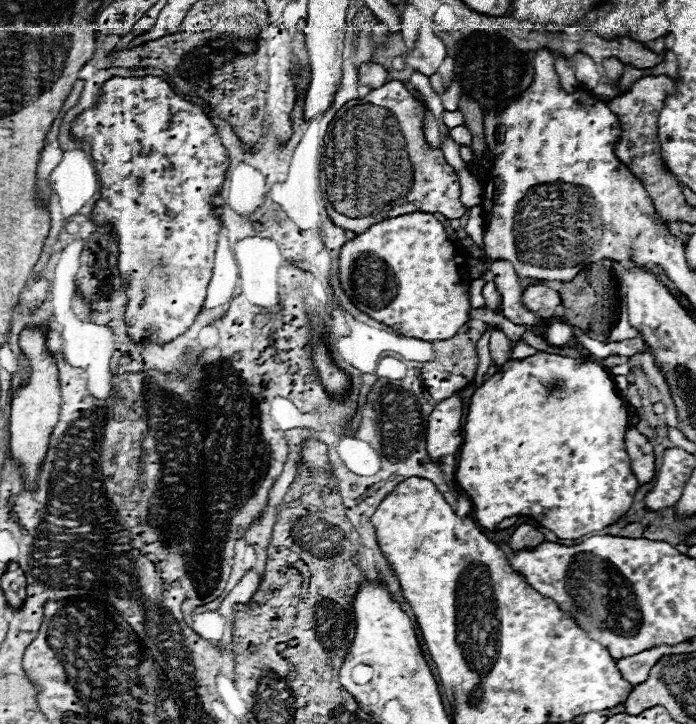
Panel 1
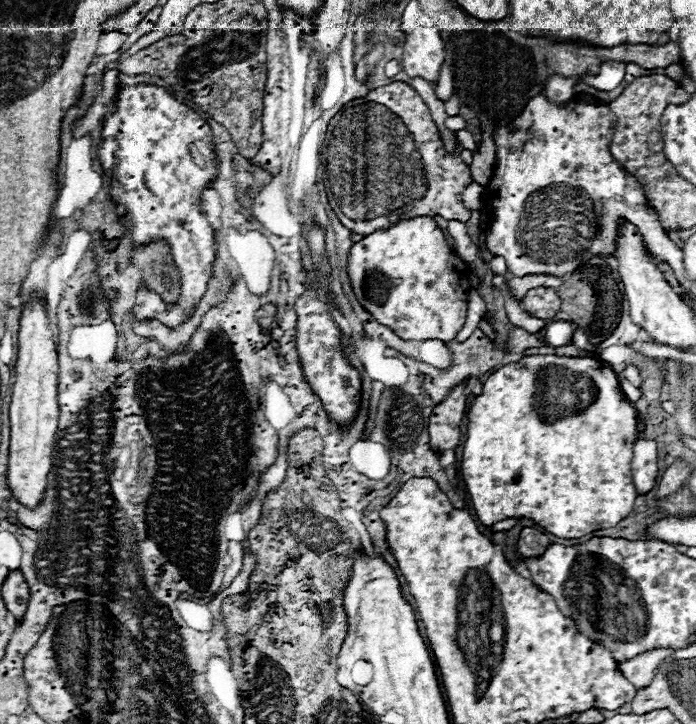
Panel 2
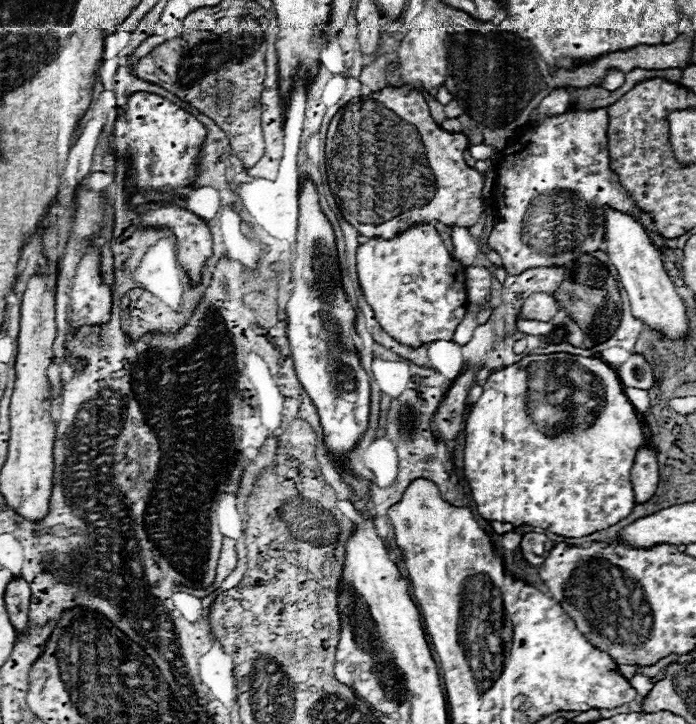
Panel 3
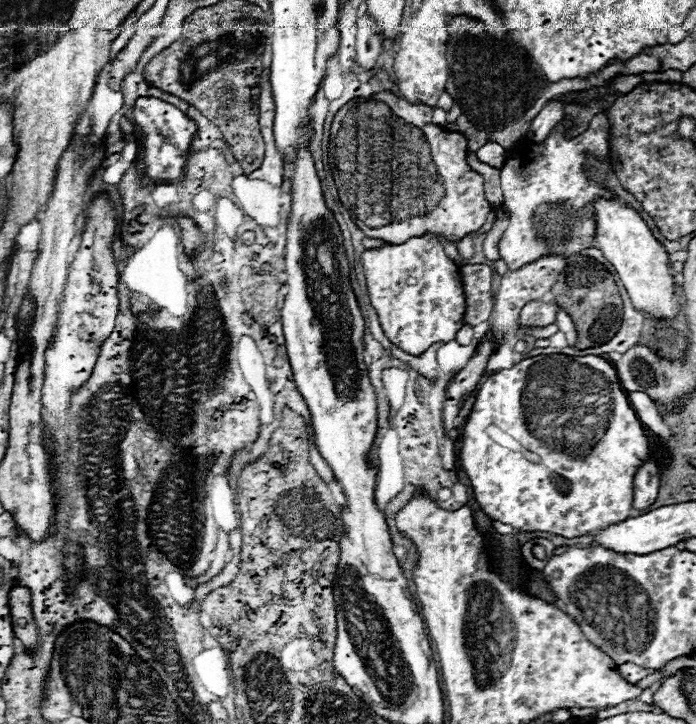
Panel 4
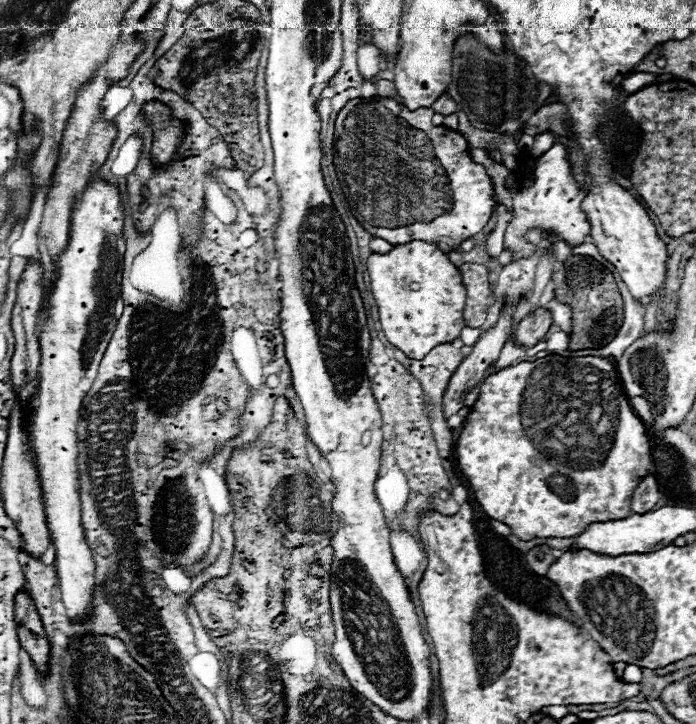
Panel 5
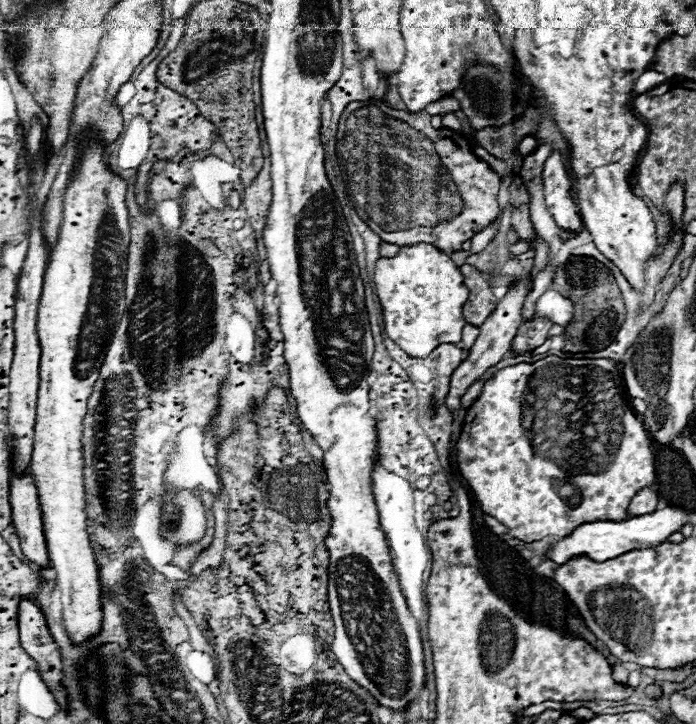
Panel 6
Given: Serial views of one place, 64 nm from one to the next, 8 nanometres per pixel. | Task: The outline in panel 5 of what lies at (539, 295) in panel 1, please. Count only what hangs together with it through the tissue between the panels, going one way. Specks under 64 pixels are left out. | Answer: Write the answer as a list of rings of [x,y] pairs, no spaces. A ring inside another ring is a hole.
[[[536,308],[534,312],[526,314],[520,322],[518,322],[518,330],[516,330],[516,340],[524,346],[534,346],[536,342],[544,340],[544,334],[548,332],[548,328],[552,326],[552,314],[550,310],[544,308]]]

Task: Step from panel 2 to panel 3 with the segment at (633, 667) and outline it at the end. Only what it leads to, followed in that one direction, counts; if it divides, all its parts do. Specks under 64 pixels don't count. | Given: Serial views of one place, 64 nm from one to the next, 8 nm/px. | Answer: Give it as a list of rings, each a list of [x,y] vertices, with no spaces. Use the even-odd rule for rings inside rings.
[[[634,674],[634,676],[630,678],[630,684],[636,688],[638,696],[644,696],[644,694],[652,688],[652,682],[648,680],[648,676],[646,676],[646,674]]]

